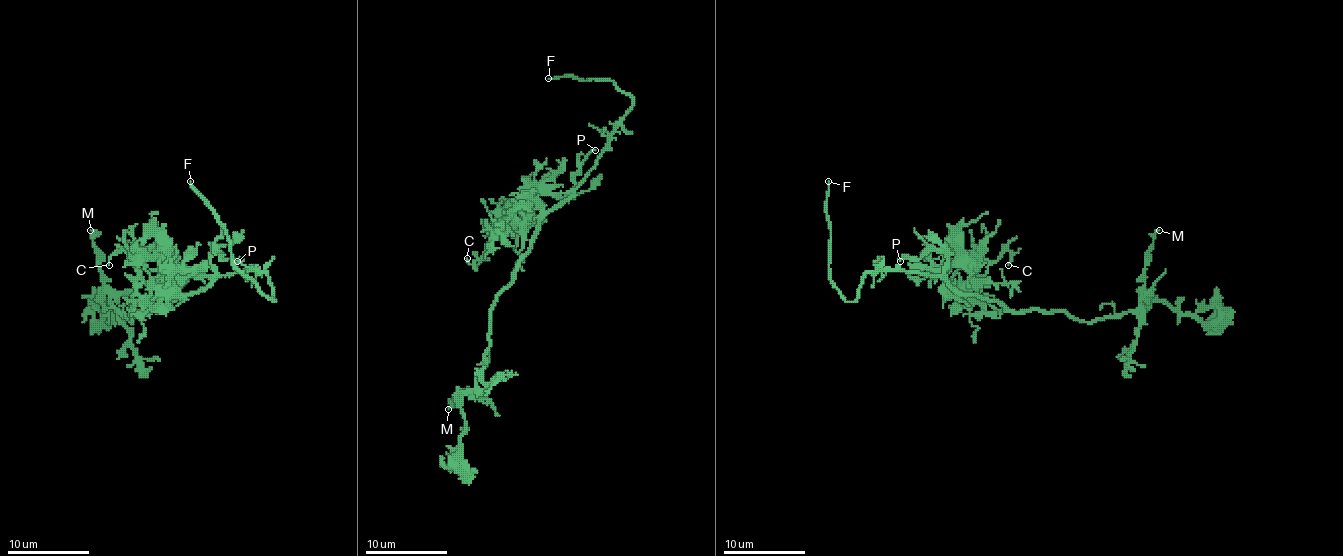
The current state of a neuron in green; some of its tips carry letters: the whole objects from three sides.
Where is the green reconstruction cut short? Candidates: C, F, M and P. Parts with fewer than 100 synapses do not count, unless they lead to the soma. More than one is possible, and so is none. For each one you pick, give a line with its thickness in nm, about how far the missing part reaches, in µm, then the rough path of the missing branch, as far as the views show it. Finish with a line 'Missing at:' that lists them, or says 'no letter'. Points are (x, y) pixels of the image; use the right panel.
F: Thickness 220 nm. Missing length about 50 µm
Missing at: F

